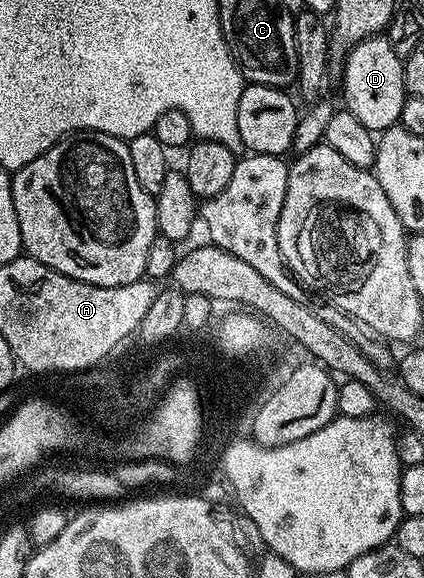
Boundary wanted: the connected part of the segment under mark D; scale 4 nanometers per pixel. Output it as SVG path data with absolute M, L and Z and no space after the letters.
M374 36L356 42L344 55L345 62L345 102L344 109L356 116L363 128L380 132L398 125L401 121L405 93L405 64L402 58L395 56L388 37Z

